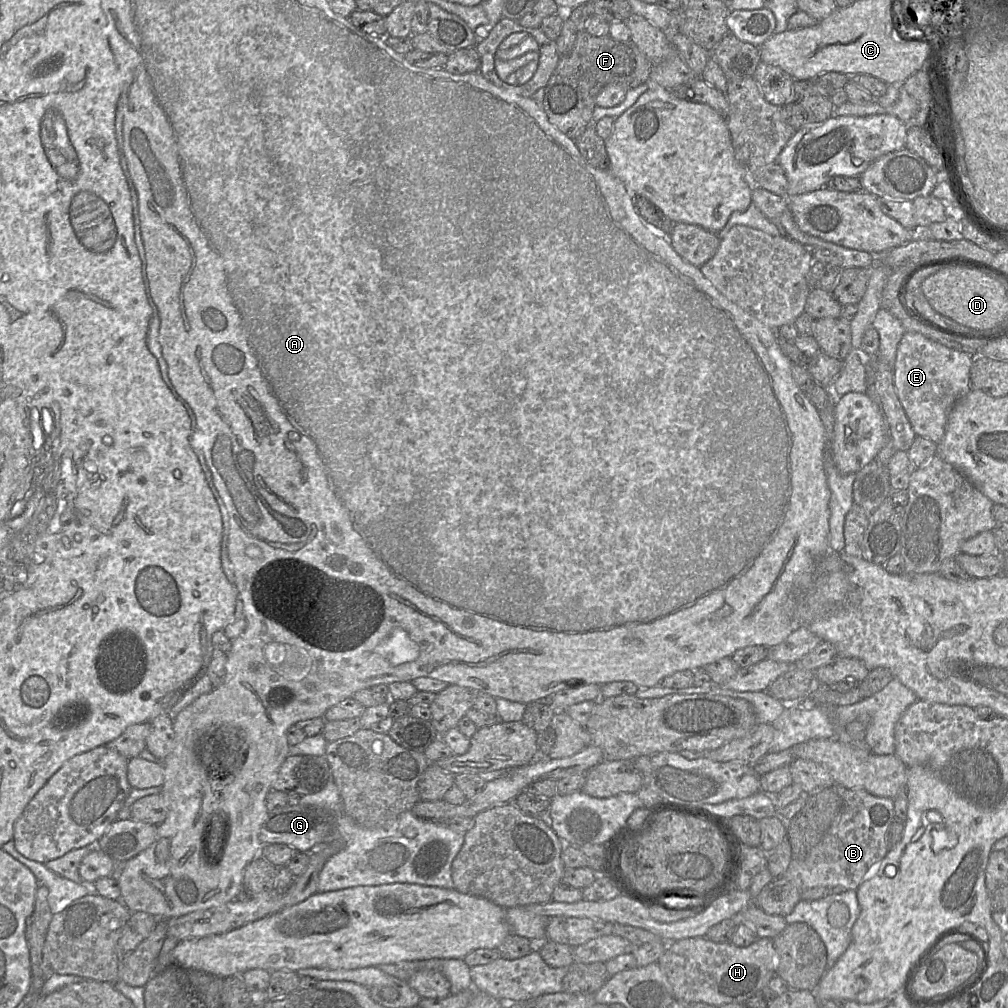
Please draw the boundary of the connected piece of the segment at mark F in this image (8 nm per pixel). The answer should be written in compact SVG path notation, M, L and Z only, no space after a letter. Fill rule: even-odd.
M586 31L578 32L571 51L559 57L555 71L546 86L542 88L544 90L542 108L549 122L575 141L587 127L594 124L593 113L597 106L596 97L606 85L621 84L627 89L640 86L649 81L652 66L652 62L630 39L618 41L609 35L593 36Z

